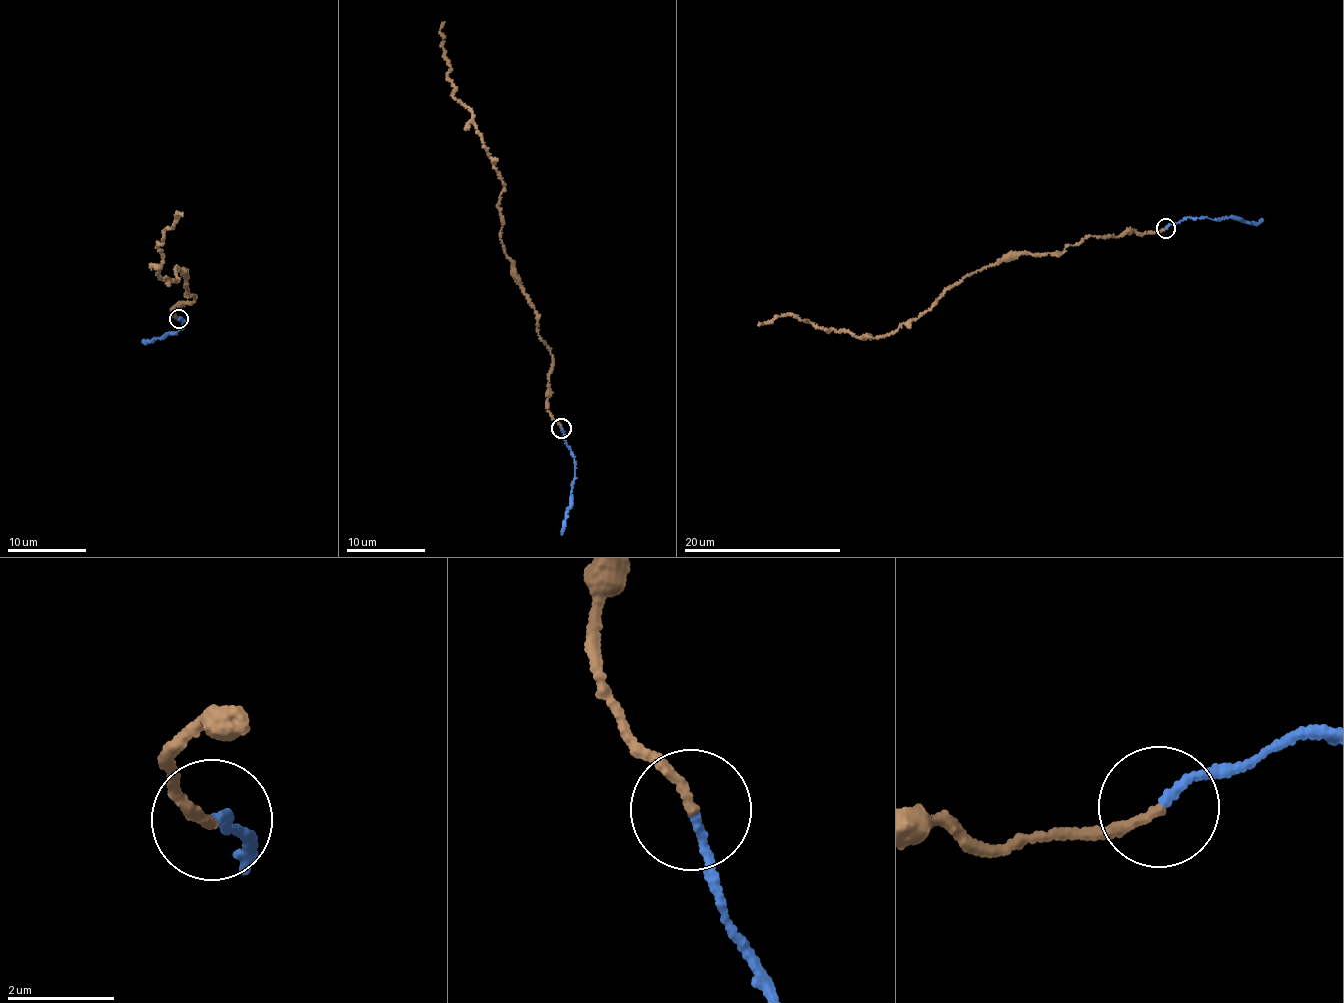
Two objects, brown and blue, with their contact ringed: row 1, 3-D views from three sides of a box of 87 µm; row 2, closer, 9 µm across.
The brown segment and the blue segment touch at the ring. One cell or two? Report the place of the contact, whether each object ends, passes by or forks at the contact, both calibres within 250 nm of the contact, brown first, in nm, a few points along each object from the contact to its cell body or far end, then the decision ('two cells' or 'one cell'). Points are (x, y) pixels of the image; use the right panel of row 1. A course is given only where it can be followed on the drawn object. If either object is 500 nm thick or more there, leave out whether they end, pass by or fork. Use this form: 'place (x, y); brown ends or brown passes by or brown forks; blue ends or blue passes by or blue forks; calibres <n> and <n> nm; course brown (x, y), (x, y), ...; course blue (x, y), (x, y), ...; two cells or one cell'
place (1165, 228); brown ends; blue ends; calibres 170 and 150 nm; course brown (1165, 228), (1095, 235), (1062, 252), (1009, 255), (966, 275), (887, 335), (831, 331), (781, 314), (759, 326); course blue (1165, 228), (1189, 217), (1217, 220), (1229, 217), (1256, 224), (1263, 219); one cell

